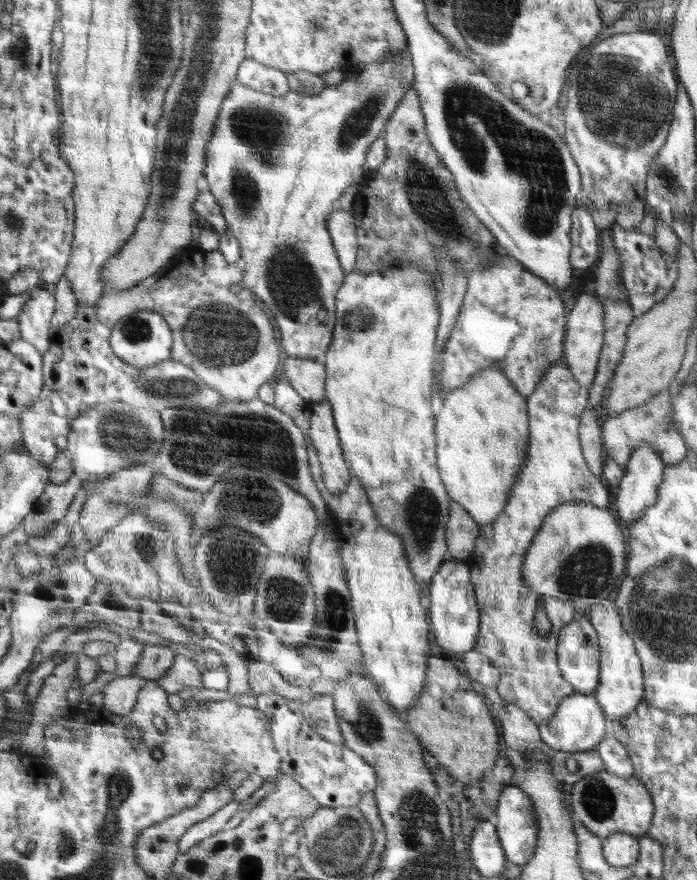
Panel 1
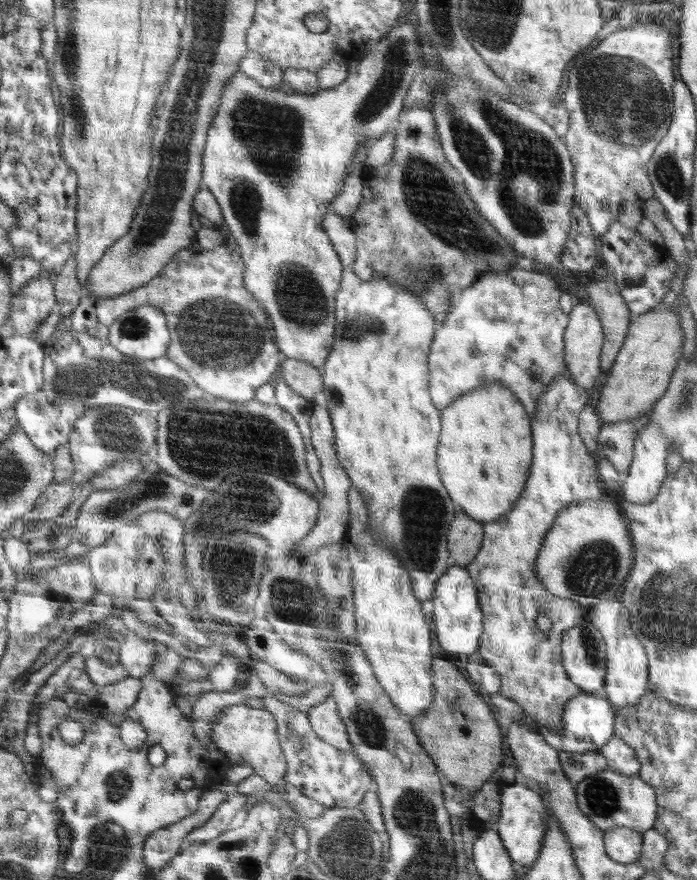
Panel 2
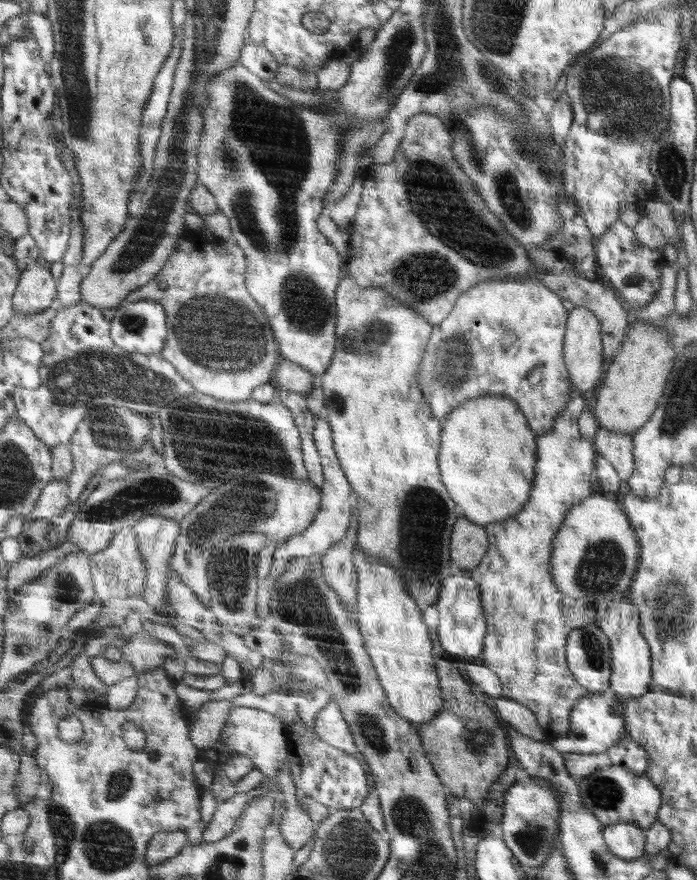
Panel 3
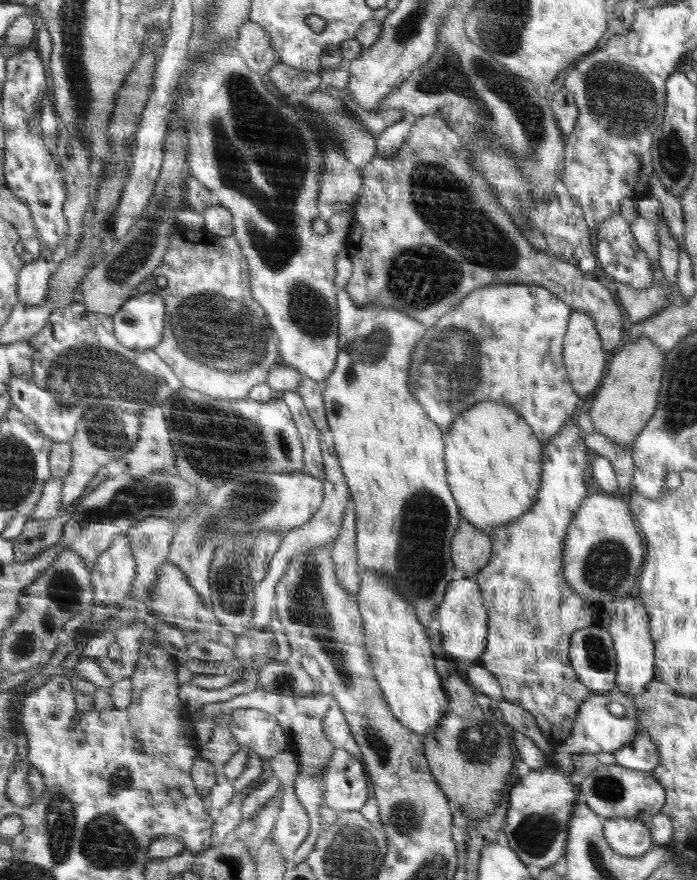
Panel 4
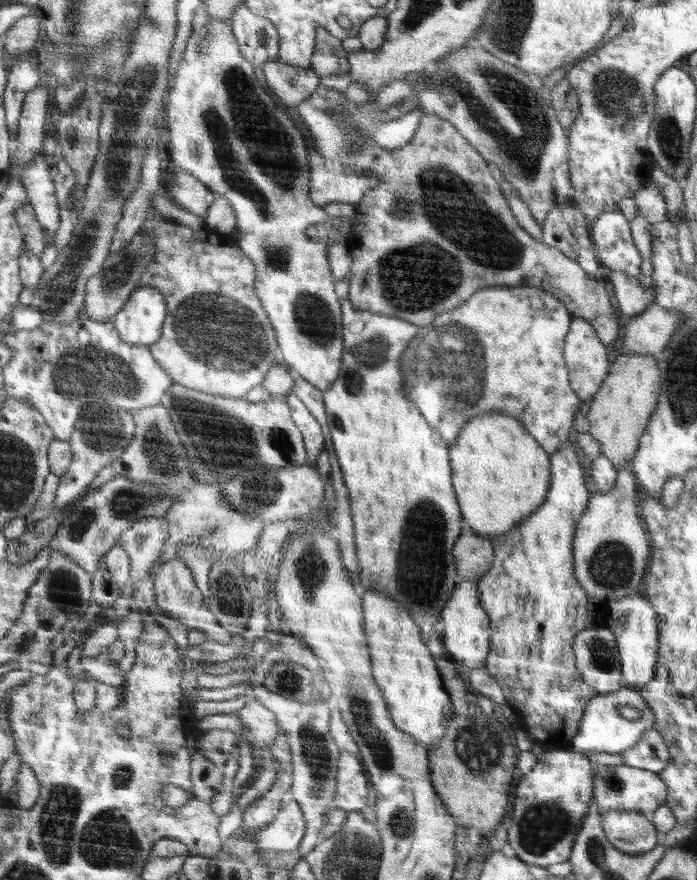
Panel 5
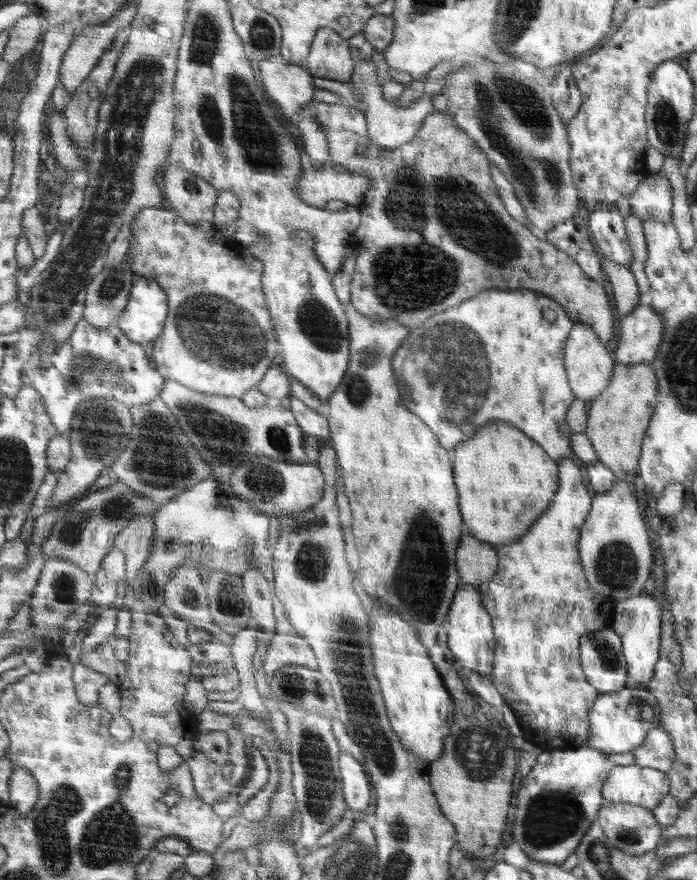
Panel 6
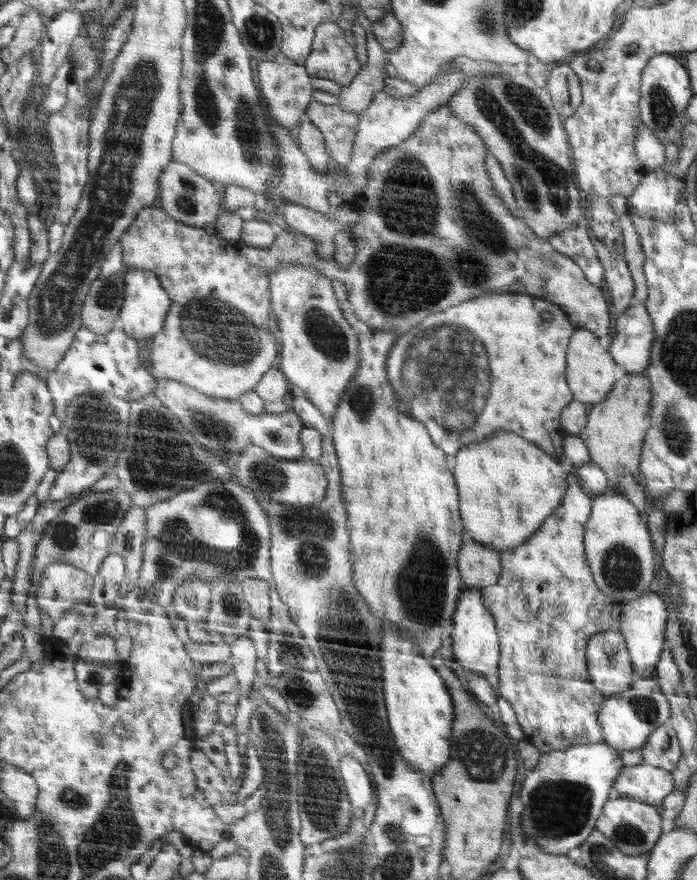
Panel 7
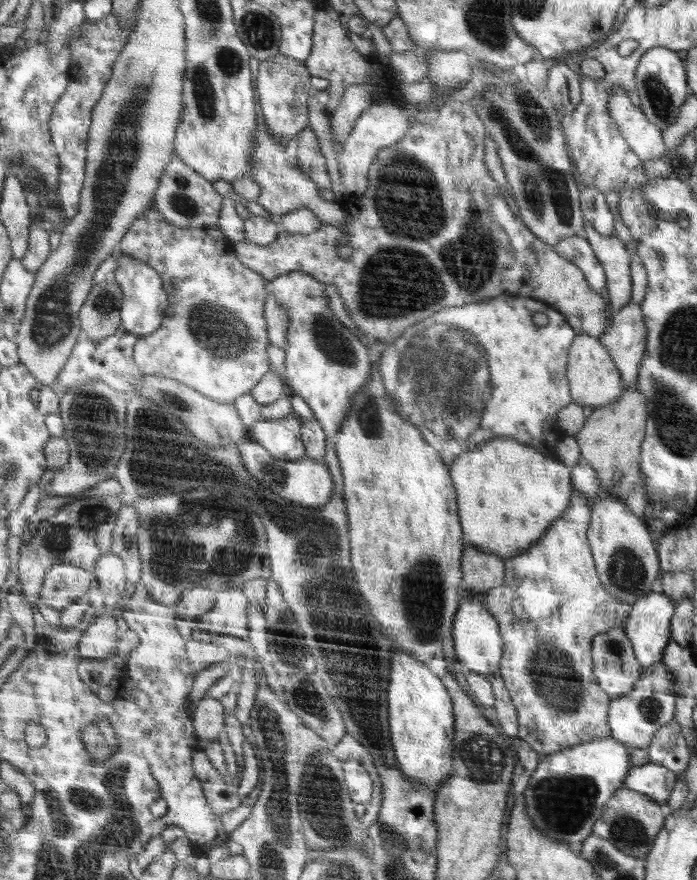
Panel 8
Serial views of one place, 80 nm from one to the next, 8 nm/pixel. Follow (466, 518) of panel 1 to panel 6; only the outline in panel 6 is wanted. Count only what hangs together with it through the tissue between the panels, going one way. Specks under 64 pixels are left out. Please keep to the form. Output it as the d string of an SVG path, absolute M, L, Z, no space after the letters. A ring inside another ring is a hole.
M469 536L459 542L456 562L463 583L479 586L496 574L499 566L498 550L490 543Z

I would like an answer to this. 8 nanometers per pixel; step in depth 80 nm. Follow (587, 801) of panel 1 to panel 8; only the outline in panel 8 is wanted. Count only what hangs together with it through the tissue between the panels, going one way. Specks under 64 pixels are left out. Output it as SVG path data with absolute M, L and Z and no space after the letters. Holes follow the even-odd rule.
M647 763L632 768L620 788L646 794L652 801L664 806L677 781L677 774L668 768Z

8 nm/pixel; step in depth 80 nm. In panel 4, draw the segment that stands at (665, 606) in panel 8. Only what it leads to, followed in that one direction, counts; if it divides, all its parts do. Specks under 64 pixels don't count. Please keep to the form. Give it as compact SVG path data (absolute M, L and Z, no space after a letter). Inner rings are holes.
M635 595L602 604L599 625L612 630L616 650L620 650L620 692L634 696L643 694L654 680L655 648L648 626L648 612Z

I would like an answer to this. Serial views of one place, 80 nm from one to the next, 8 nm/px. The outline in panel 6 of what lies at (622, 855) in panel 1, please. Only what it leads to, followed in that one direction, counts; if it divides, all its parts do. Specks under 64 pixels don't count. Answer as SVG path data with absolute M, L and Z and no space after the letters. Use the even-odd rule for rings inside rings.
M603 804L596 818L600 827L603 828L603 834L607 836L611 844L619 847L629 855L641 855L650 853L651 850L658 848L662 838L662 829L656 822L654 811L644 806L636 804Z

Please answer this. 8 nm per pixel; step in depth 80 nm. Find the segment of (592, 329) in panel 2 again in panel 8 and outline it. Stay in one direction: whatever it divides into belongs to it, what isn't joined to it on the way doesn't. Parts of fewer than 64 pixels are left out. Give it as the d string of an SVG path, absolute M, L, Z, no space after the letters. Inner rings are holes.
M586 333L575 336L572 346L572 366L568 366L568 378L571 379L571 399L574 403L594 408L612 405L622 394L624 386L622 375L611 356L608 356L607 348L604 348L598 337Z

